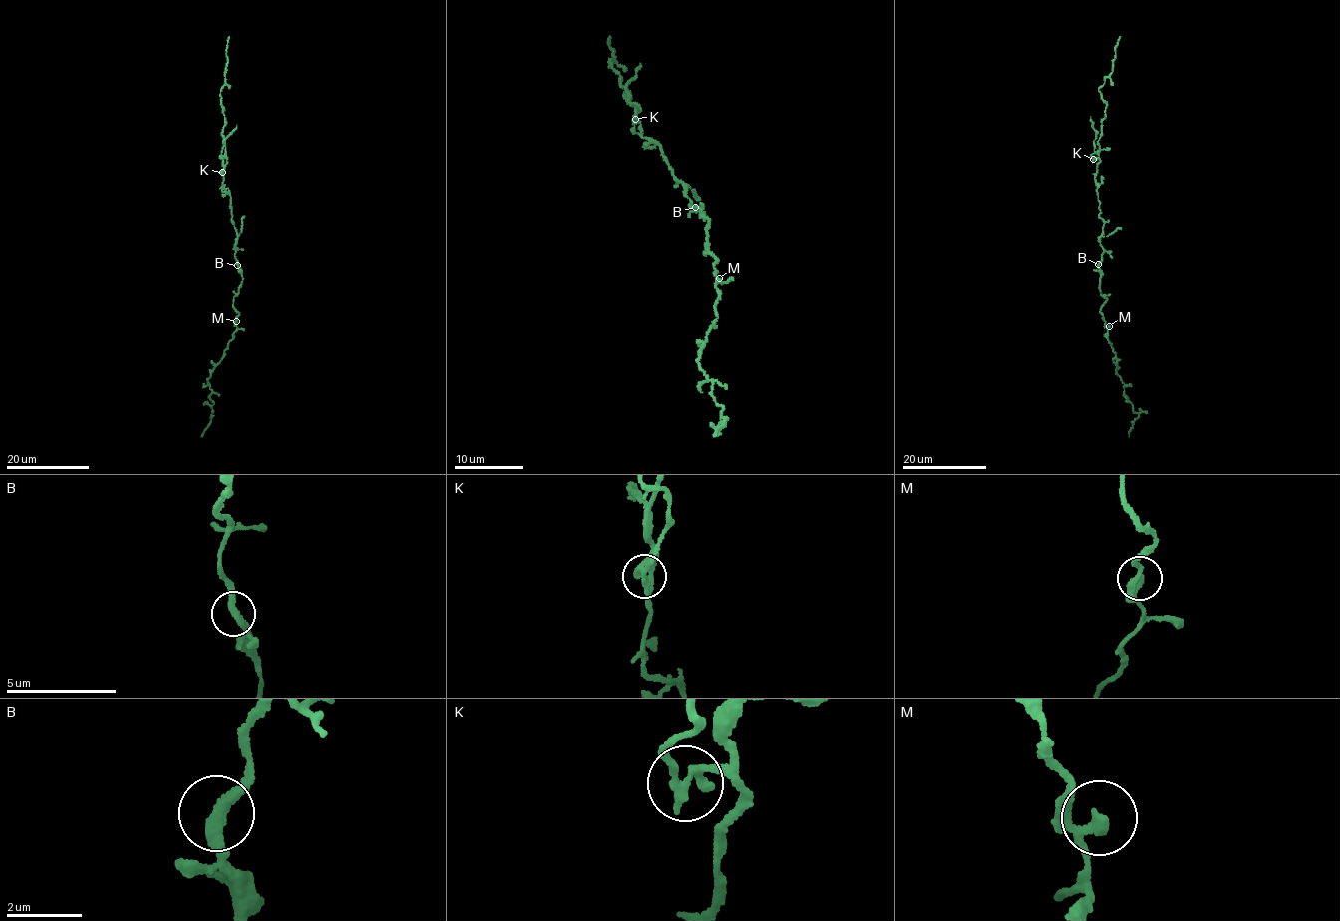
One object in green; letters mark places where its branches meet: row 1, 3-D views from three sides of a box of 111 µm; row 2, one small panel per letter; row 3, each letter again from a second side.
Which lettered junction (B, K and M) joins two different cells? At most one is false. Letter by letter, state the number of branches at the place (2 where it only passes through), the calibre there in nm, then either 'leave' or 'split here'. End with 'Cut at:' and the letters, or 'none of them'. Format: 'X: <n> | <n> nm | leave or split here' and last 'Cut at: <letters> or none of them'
B: 2 | 320 nm | leave
K: 2 | 260 nm | split here
M: 2 | 260 nm | leave
Cut at: K

